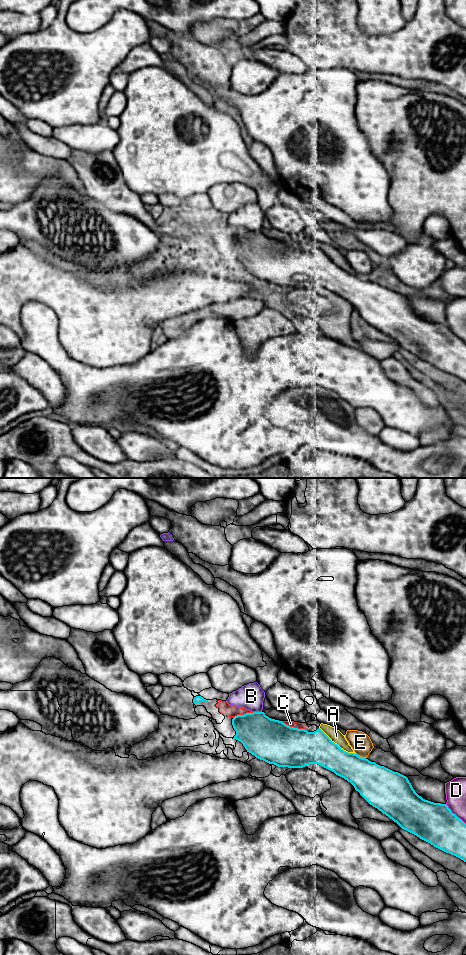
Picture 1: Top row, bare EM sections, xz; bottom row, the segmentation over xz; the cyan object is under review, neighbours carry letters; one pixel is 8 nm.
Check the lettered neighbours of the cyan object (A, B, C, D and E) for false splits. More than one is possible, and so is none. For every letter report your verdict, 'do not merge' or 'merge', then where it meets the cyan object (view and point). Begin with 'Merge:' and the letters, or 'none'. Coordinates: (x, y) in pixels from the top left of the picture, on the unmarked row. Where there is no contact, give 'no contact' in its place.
Merge: none
A: do not merge | xz (336, 264)
B: do not merge | xz (257, 232)
C: do not merge | xz (293, 247)
D: do not merge | xz (454, 334)
E: do not merge | xz (359, 276)

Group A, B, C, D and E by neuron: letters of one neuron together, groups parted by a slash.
A C / B / D / E

